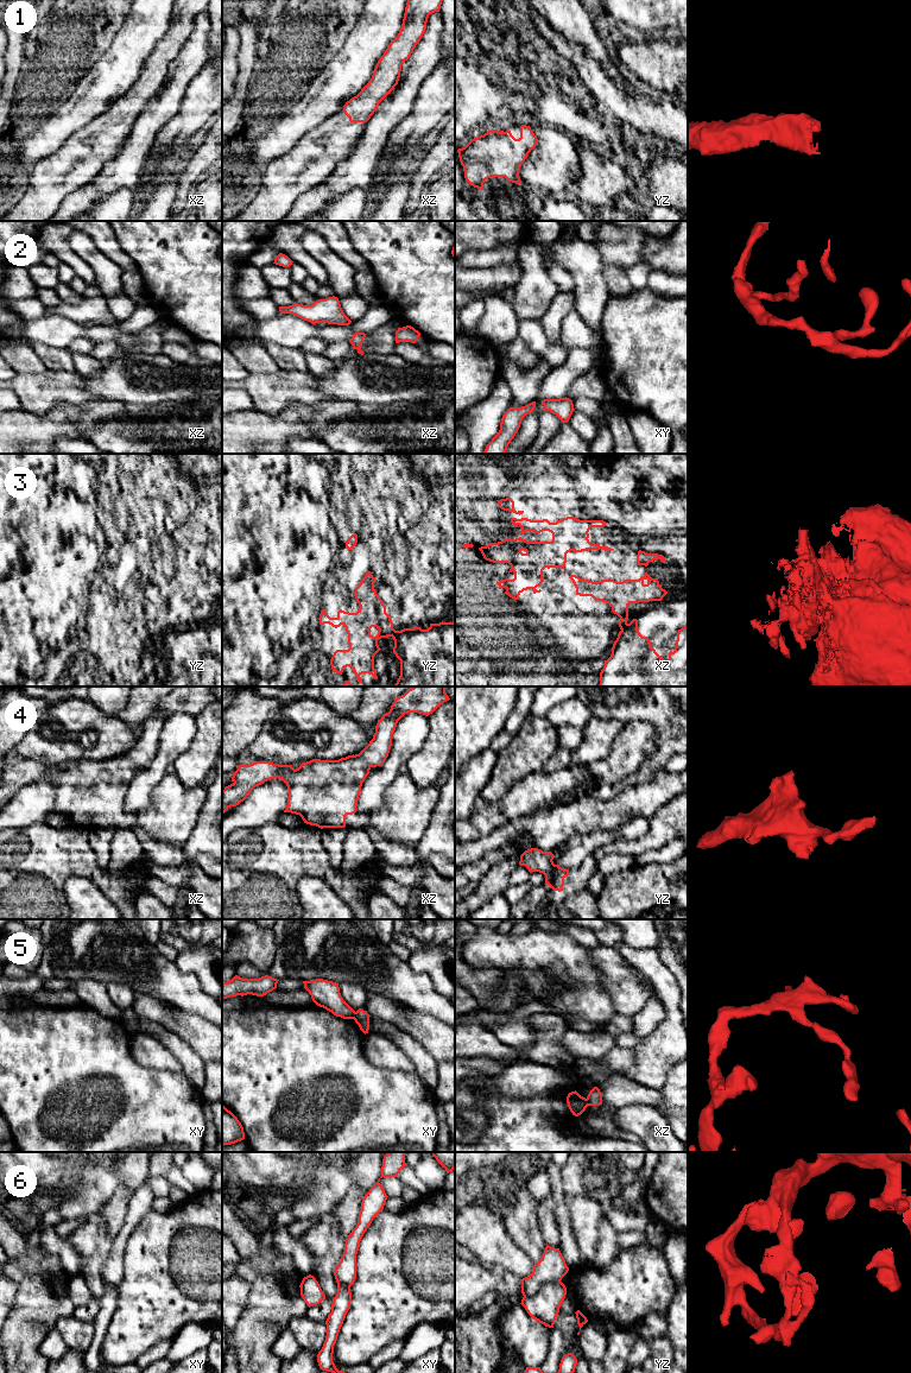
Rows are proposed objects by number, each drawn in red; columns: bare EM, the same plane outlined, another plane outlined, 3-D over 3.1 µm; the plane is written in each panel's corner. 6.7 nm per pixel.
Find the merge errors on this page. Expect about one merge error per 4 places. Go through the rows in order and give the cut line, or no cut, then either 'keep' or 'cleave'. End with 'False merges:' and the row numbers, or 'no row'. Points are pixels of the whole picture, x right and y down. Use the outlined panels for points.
1: no cut; keep
2: no cut; keep
3: cut in yz along (399, 631), (392, 637); cleave
4: no cut; keep
5: cut in xy along (355, 1012), (353, 1018); cleave
6: cut in yz along (560, 1280), (545, 1283), (535, 1294), (524, 1297); cleave
False merges: 3, 5, 6

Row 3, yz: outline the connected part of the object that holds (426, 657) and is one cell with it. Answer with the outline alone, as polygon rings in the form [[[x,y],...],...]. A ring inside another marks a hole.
[[[455,618],[453,622],[430,624],[428,629],[404,628],[392,638],[393,653],[400,660],[400,676],[394,686],[455,686]]]

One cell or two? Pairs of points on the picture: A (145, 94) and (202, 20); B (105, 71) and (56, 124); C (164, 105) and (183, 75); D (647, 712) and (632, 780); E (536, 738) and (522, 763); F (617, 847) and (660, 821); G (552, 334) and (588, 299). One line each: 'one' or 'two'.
A: two
B: one
C: one
D: one
E: one
F: one
G: two

